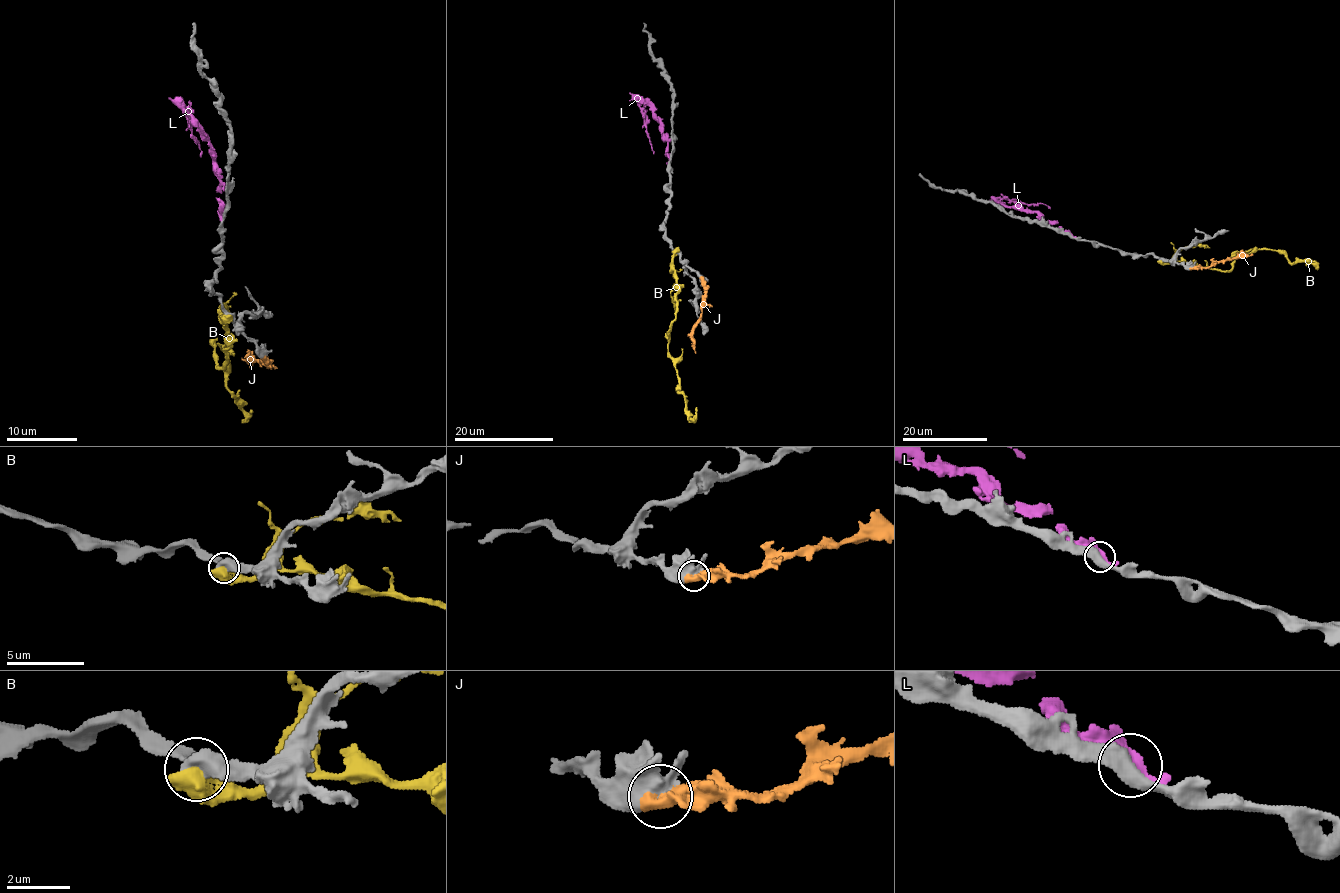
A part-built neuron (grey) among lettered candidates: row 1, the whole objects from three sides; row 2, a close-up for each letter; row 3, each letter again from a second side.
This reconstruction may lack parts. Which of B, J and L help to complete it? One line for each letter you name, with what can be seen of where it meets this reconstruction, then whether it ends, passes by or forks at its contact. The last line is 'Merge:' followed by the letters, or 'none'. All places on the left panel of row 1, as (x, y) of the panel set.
J: contact (263, 356); it ends
Merge: J

